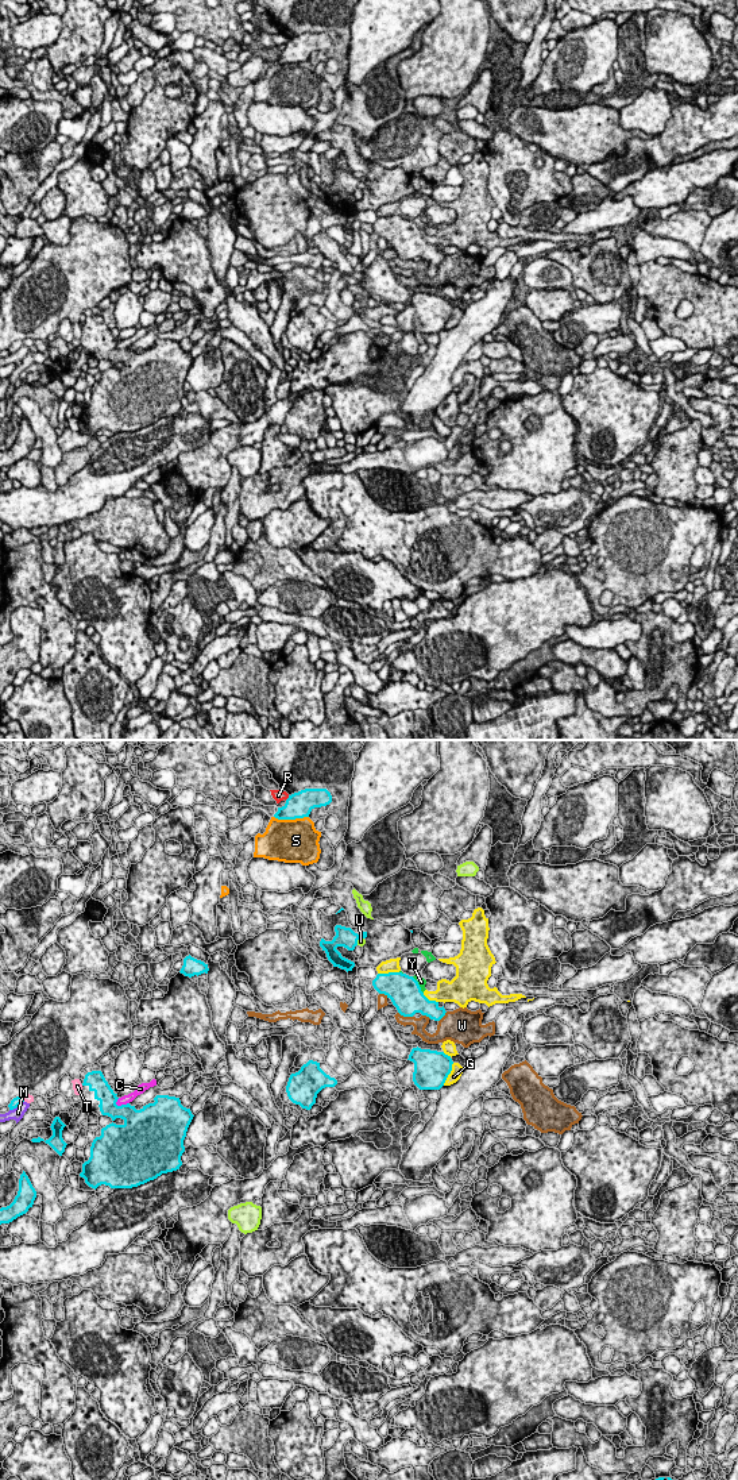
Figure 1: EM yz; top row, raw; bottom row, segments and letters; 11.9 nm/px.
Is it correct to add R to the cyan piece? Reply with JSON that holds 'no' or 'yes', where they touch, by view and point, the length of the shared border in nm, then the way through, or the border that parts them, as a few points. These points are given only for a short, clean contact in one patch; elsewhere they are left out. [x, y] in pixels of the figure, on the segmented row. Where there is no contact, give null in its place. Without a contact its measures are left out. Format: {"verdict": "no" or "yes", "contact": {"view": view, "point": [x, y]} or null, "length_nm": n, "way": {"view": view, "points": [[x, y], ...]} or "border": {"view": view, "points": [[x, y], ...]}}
{"verdict": "no", "contact": {"view": "yz", "point": [288, 798]}, "length_nm": 80, "border": {"view": "yz", "points": [[289, 796], [285, 800]]}}

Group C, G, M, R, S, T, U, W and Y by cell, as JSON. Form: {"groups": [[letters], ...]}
{"groups": [["C"], ["G", "Y"], ["M"], ["R"], ["S"], ["T"], ["U"], ["W"]]}

